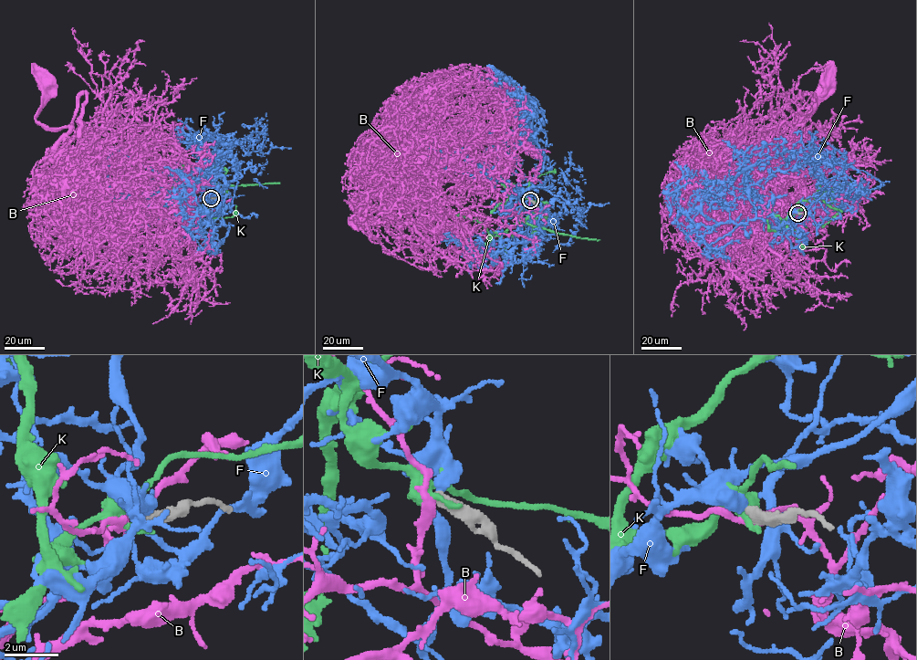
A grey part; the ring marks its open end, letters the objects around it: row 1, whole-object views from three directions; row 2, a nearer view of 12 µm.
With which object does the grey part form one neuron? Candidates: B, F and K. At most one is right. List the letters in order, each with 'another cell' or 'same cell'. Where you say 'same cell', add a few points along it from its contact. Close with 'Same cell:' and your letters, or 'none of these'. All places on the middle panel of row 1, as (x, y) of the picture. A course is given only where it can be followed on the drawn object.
B: another cell
F: another cell
K: another cell
Same cell: none of these

